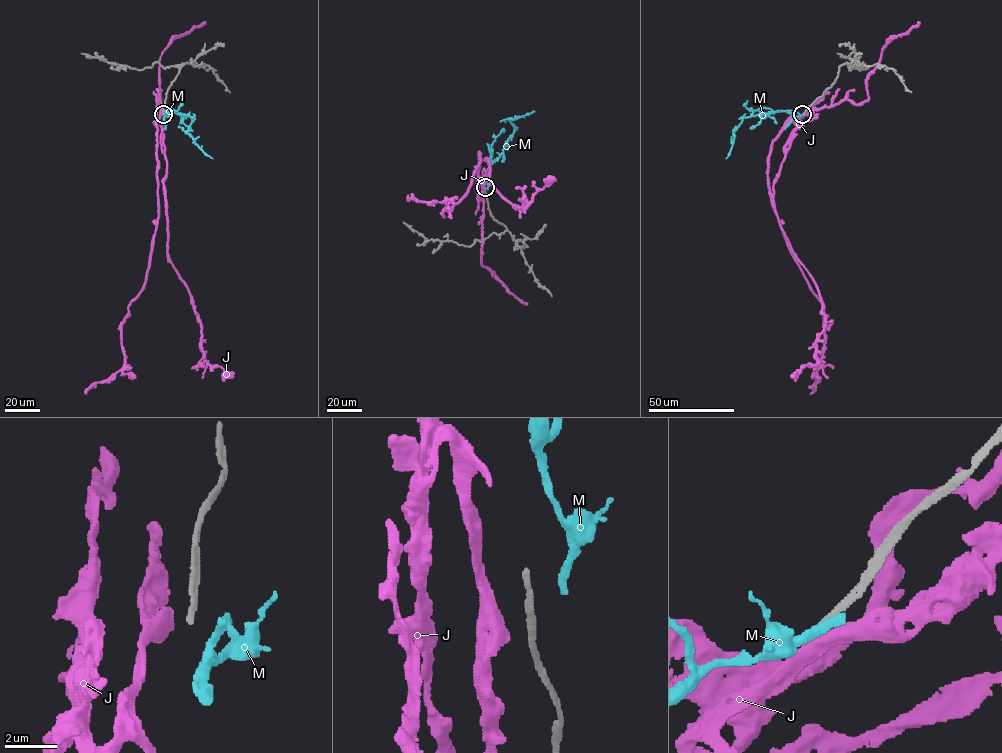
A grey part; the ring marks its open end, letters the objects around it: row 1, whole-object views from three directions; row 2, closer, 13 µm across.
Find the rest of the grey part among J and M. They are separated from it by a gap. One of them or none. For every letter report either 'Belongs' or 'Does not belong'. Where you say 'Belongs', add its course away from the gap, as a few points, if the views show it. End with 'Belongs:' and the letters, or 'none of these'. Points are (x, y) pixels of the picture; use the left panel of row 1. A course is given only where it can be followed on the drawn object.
J: Does not belong
M: Does not belong
Belongs: none of these

